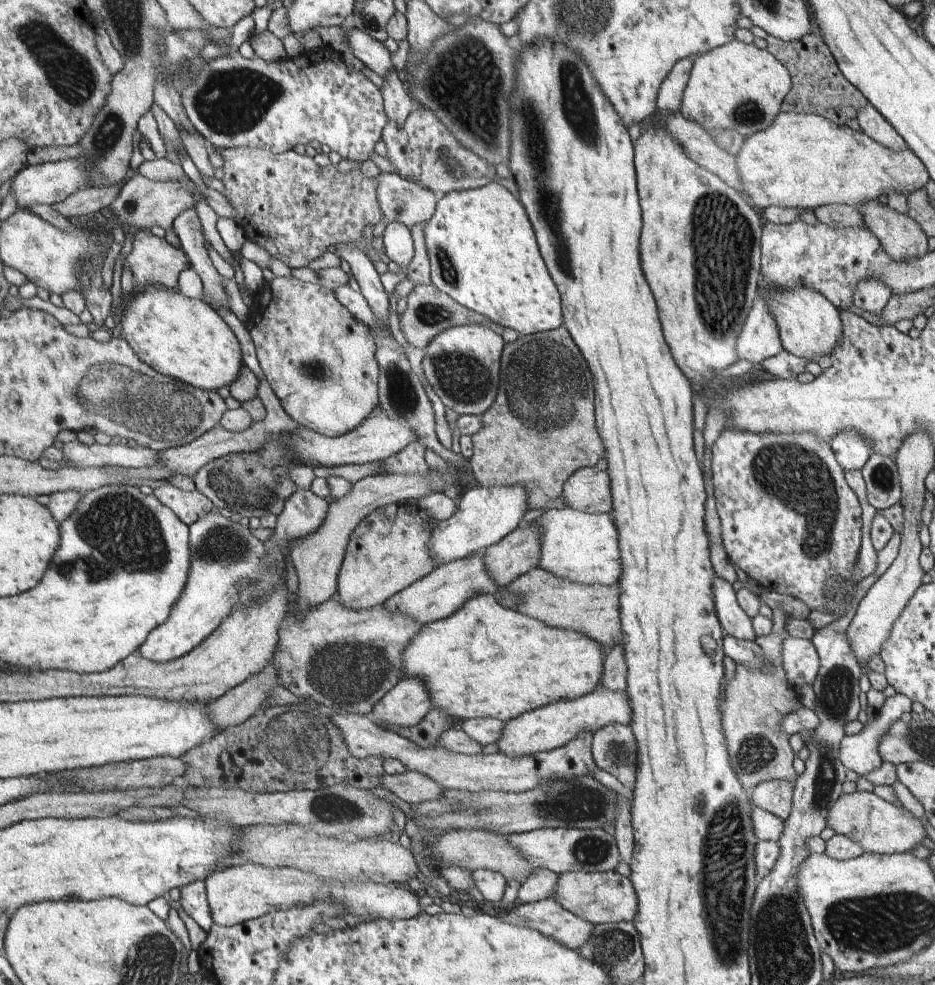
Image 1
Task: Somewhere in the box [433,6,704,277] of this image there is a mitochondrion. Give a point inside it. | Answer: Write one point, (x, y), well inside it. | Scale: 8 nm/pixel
(578, 109)

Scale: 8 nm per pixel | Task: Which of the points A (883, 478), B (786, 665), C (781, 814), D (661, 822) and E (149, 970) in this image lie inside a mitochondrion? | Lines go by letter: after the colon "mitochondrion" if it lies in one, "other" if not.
A: mitochondrion
B: other
C: other
D: other
E: mitochondrion

